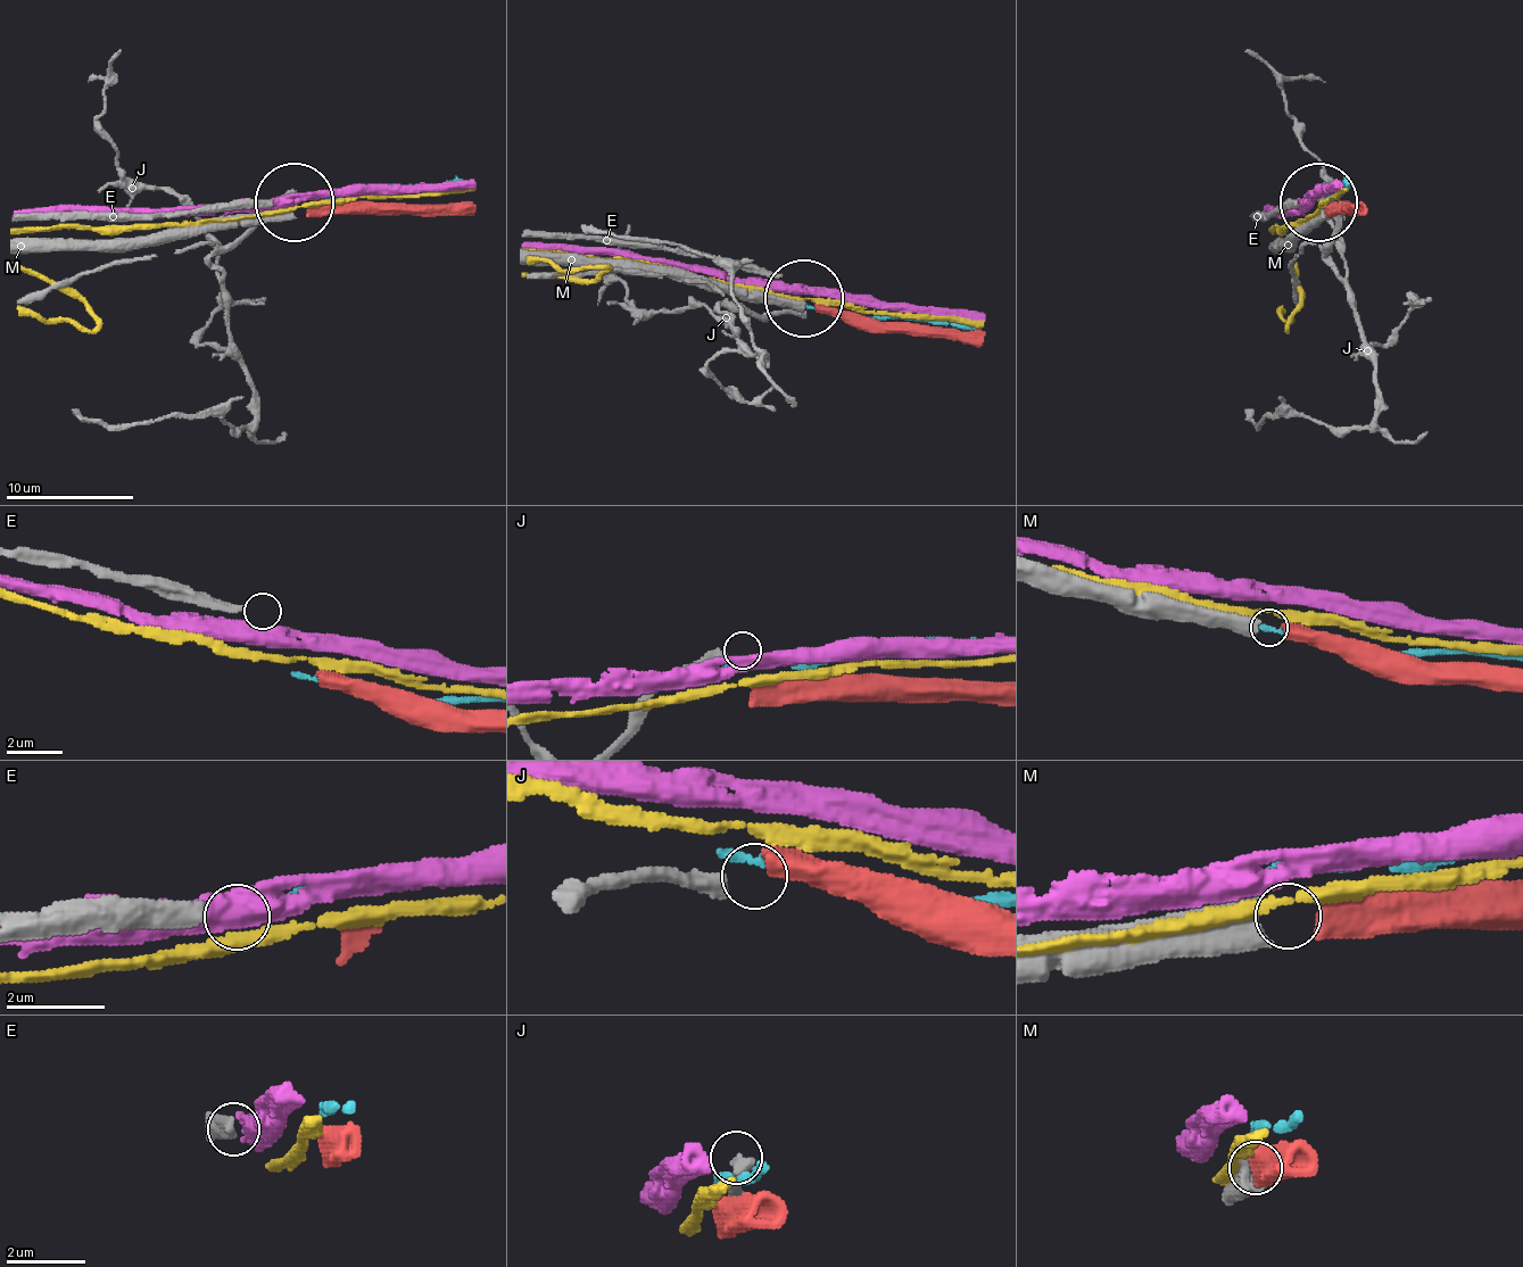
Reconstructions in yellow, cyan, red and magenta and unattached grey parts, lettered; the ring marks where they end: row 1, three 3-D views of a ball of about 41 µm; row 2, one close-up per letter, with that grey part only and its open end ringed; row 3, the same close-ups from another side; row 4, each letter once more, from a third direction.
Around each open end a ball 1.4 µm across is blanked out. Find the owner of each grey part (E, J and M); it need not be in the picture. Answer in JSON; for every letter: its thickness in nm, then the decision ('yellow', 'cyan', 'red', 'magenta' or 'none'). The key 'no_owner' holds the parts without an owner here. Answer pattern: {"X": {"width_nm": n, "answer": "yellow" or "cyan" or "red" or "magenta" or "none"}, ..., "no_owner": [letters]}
{"E": {"width_nm": 320, "answer": "none"}, "J": {"width_nm": 360, "answer": "none"}, "M": {"width_nm": 650, "answer": "red"}, "no_owner": ["E", "J"]}

